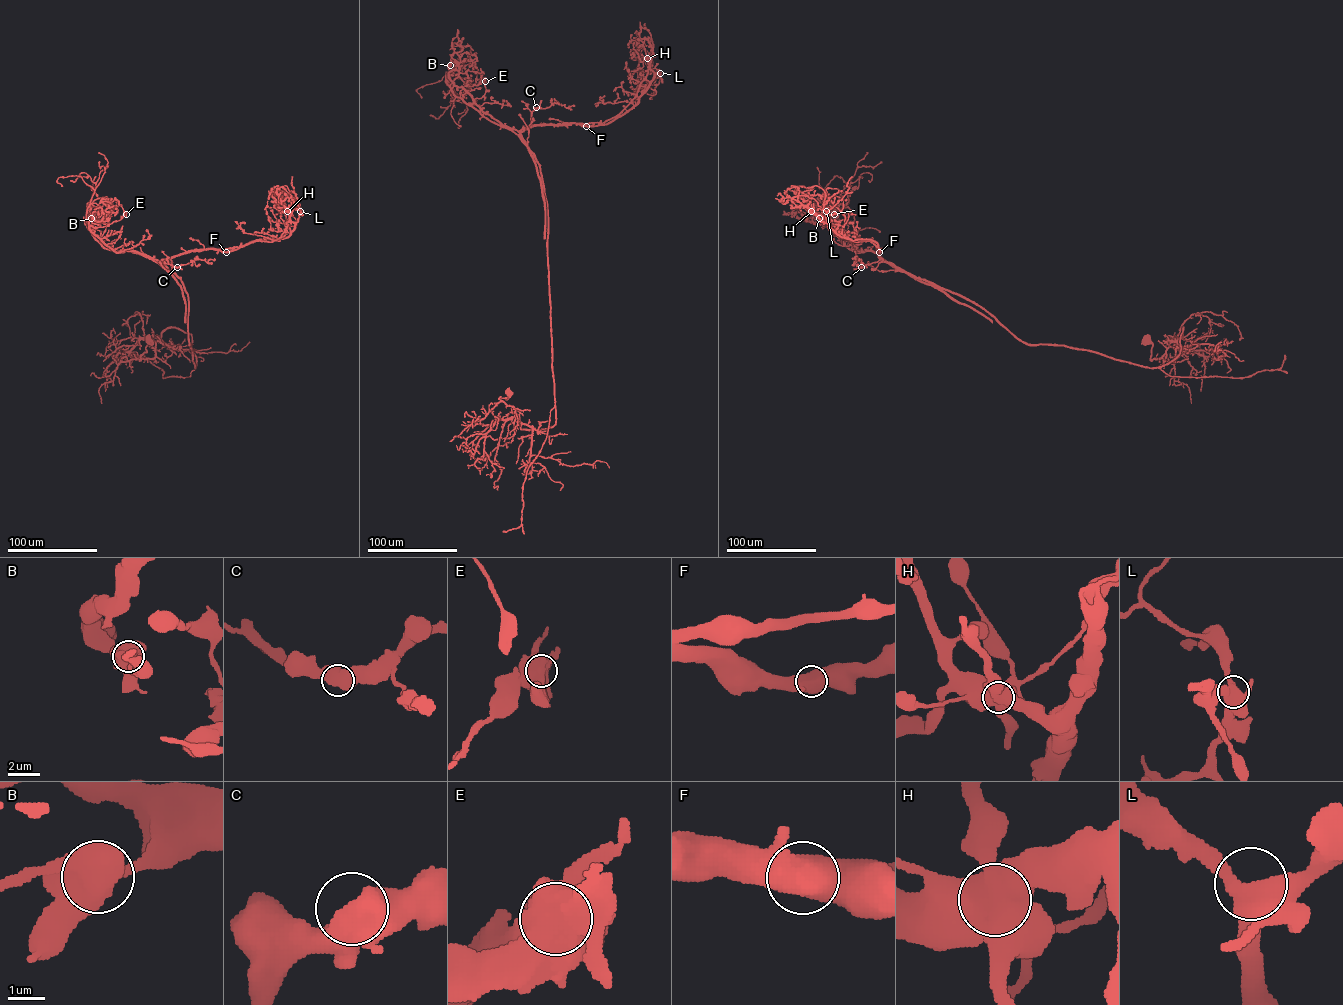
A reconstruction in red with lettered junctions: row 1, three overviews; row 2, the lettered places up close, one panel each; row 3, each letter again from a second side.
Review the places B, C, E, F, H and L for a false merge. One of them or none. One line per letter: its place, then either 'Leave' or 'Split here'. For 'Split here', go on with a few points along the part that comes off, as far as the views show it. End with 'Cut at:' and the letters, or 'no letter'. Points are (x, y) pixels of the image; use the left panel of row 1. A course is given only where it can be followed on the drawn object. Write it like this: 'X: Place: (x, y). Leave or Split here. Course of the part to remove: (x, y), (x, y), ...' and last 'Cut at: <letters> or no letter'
B: Place: (91, 218). Leave
C: Place: (177, 267). Leave
E: Place: (126, 214). Leave
F: Place: (226, 252). Leave
H: Place: (287, 211). Split here. Course of the part to remove: (287, 211), (294, 230), (279, 240), (159, 260), (116, 252), (91, 231), (89, 216), (101, 201), (116, 203)
L: Place: (300, 211). Leave
Cut at: H

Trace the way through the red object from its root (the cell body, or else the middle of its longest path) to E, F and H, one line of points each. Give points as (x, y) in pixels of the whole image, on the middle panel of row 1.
E: (508, 393), (499, 398), (521, 429), (555, 424), (543, 182), (522, 139), (450, 86), (467, 71), (485, 81)
F: (508, 393), (499, 398), (514, 408), (521, 429), (555, 424), (547, 206), (539, 164), (521, 132), (586, 126)
H: (508, 393), (499, 398), (521, 429), (555, 424), (547, 206), (521, 132), (614, 117), (636, 94), (647, 58)

